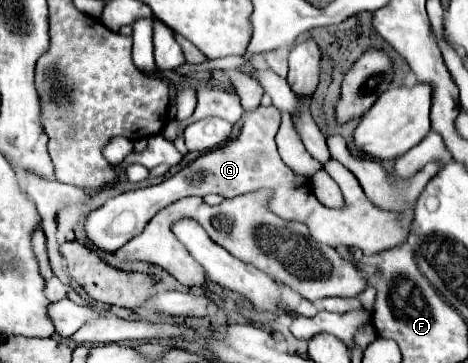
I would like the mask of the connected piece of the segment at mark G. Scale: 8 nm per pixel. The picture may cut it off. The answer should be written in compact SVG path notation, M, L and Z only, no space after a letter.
M256 107L254 111L246 111L242 117L244 125L240 129L240 135L222 147L208 151L200 155L196 161L186 165L182 171L178 171L174 177L146 187L122 193L114 199L108 199L100 209L92 211L86 217L86 237L94 247L116 251L124 243L128 243L132 237L140 235L146 227L146 223L164 207L176 203L178 199L198 195L204 197L208 193L216 193L222 197L238 197L250 191L258 189L272 189L274 197L270 203L270 209L280 215L286 221L298 221L304 223L310 229L310 235L328 247L360 247L364 255L376 255L386 249L400 247L404 243L398 243L398 231L396 231L396 217L398 213L388 213L378 209L368 197L366 197L358 179L352 171L348 171L342 163L330 159L324 165L324 171L340 185L345 200L344 209L328 209L324 207L312 193L312 183L292 173L288 165L278 155L274 137L280 127L280 111L270 107Z

